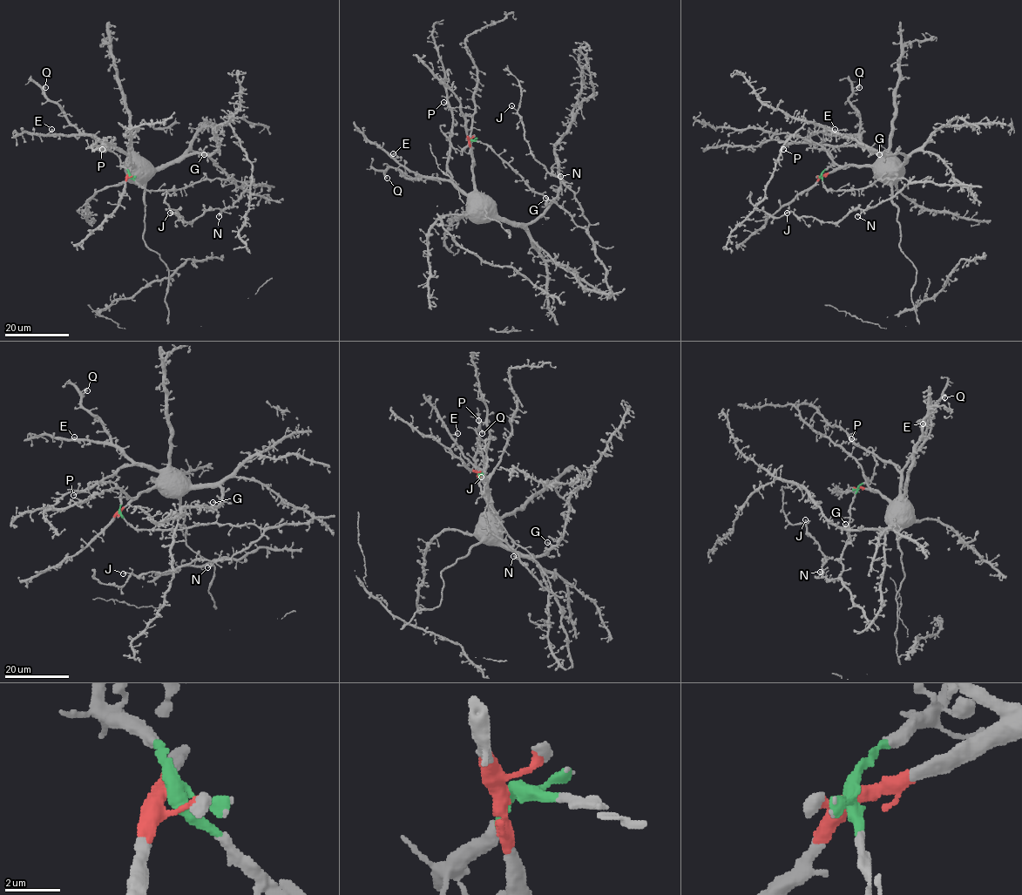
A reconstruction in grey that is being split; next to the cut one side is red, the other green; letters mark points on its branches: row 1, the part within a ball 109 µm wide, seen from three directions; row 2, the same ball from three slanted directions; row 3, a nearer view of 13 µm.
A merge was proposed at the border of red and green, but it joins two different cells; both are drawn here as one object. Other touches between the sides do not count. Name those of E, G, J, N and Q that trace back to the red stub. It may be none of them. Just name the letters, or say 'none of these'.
E, G, Q

